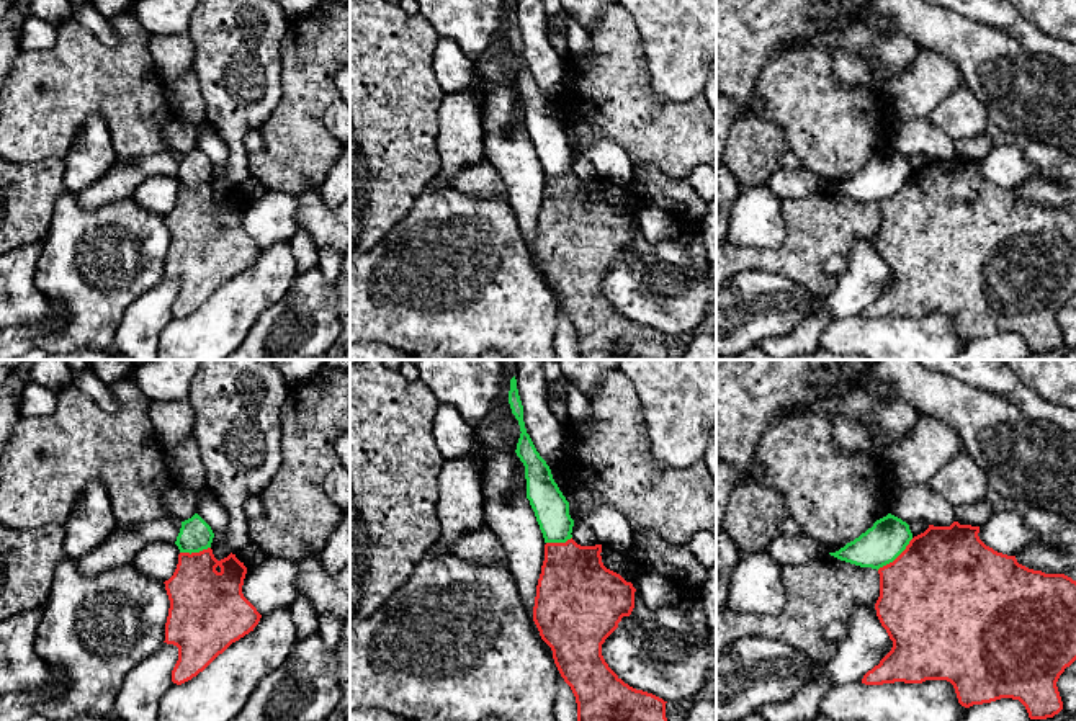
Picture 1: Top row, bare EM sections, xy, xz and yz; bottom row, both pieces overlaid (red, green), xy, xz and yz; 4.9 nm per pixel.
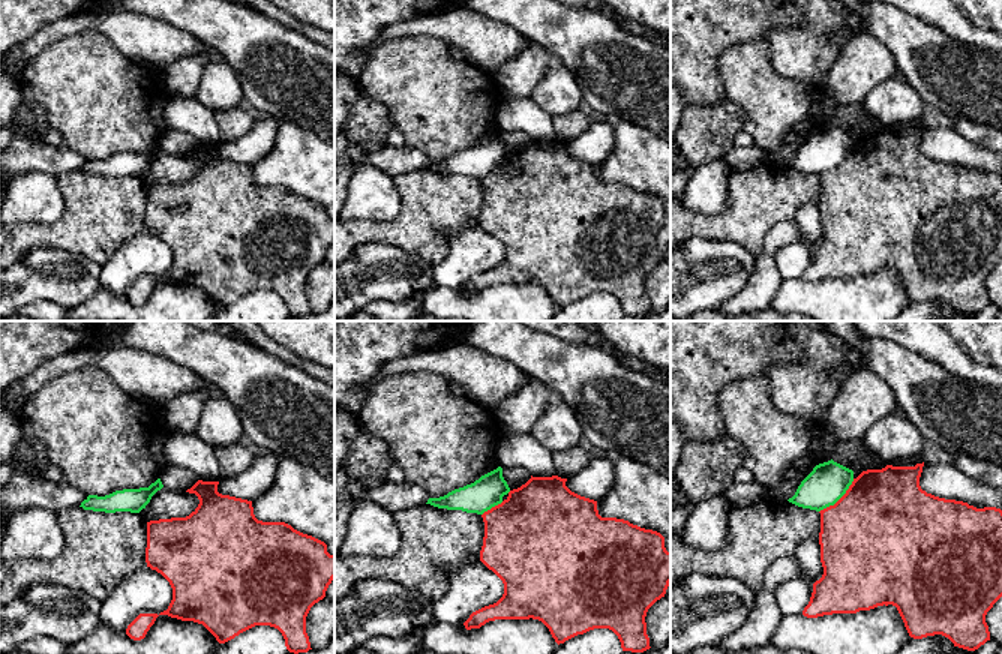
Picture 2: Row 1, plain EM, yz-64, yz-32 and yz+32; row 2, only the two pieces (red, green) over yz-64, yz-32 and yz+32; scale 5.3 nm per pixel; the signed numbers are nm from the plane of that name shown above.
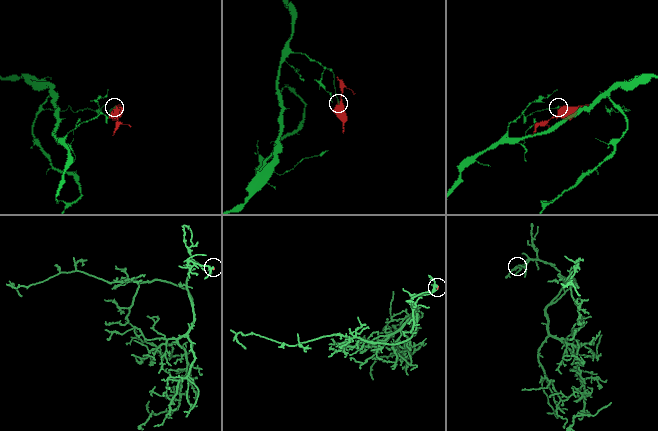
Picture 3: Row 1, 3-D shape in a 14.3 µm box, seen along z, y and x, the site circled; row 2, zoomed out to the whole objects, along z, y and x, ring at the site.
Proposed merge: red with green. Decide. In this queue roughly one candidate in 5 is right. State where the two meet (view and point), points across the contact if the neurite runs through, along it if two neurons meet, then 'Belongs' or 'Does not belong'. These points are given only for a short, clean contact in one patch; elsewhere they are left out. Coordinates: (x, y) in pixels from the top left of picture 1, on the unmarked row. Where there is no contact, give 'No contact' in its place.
Touches red at yz (896, 192). Boundary: yz (913, 172), (892, 195), (877, 203). Does not belong

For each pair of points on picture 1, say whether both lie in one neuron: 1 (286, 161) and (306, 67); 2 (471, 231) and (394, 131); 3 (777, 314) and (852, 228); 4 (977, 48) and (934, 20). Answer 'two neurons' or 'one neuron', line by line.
1: one neuron
2: two neurons
3: two neurons
4: one neuron

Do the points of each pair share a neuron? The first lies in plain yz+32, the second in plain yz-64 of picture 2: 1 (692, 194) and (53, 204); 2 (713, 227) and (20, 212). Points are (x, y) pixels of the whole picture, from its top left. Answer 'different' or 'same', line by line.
1: same
2: different

